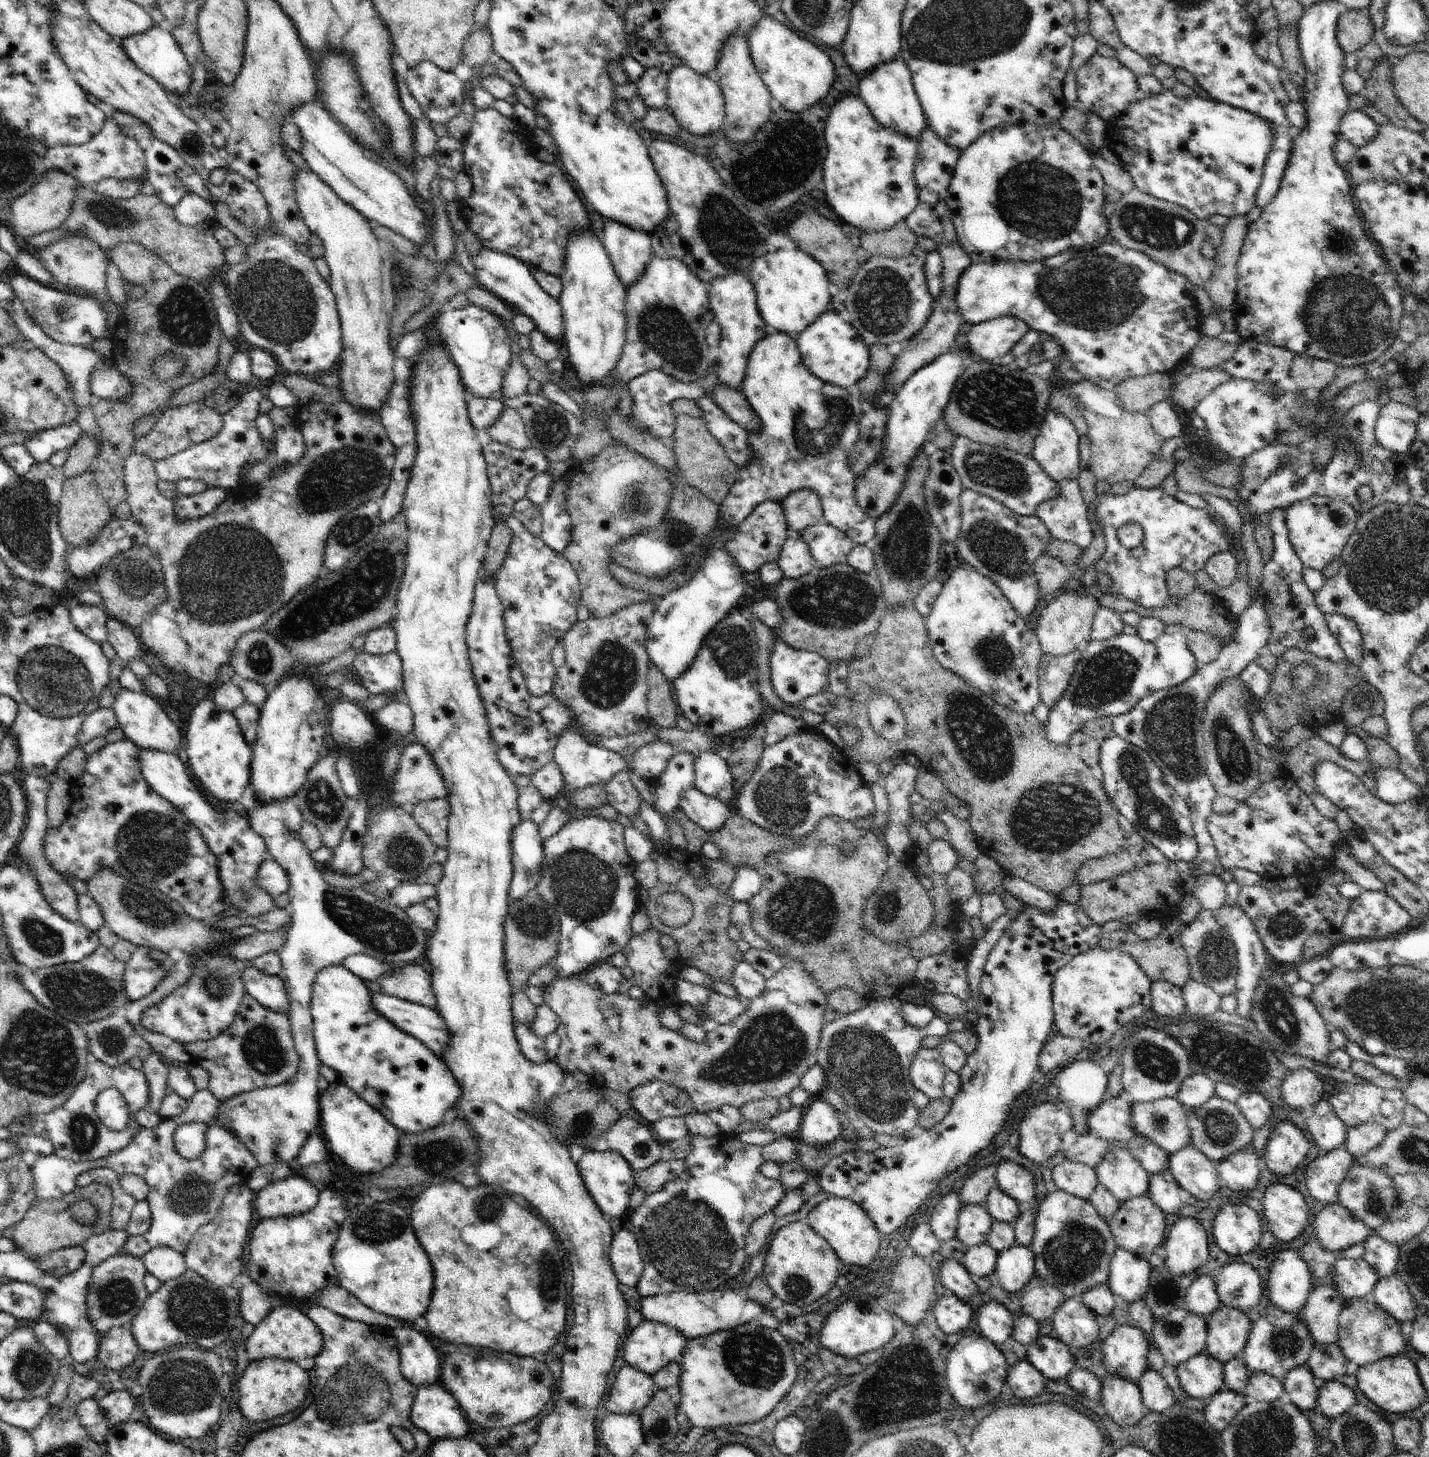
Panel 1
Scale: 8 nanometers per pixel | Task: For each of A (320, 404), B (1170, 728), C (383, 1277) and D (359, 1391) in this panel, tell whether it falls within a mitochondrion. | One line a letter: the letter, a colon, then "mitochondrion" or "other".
A: other
B: mitochondrion
C: other
D: mitochondrion

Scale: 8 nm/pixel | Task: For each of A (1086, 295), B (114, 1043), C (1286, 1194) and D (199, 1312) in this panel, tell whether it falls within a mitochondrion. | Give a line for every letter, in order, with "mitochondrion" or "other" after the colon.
A: mitochondrion
B: mitochondrion
C: other
D: mitochondrion

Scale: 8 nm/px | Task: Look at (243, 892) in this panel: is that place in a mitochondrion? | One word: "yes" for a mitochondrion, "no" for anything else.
yes

